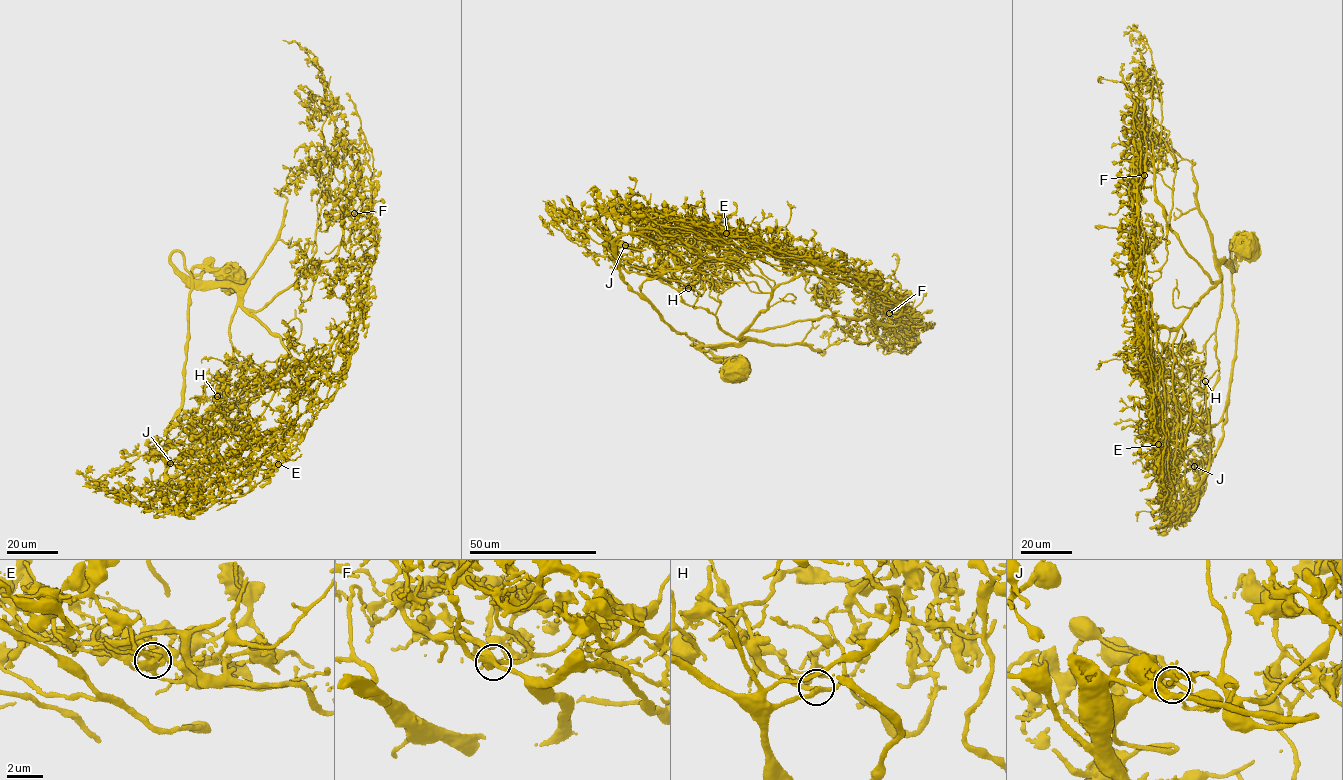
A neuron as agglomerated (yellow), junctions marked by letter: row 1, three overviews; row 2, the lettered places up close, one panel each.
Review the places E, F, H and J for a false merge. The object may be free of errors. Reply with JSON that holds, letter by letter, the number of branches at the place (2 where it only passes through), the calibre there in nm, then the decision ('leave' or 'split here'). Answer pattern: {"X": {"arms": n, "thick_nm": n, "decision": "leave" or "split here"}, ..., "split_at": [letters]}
{"E": {"arms": 3, "thick_nm": 340, "decision": "split here"}, "F": {"arms": 3, "thick_nm": 380, "decision": "leave"}, "H": {"arms": 3, "thick_nm": 240, "decision": "leave"}, "J": {"arms": 3, "thick_nm": 260, "decision": "leave"}, "split_at": ["E"]}

